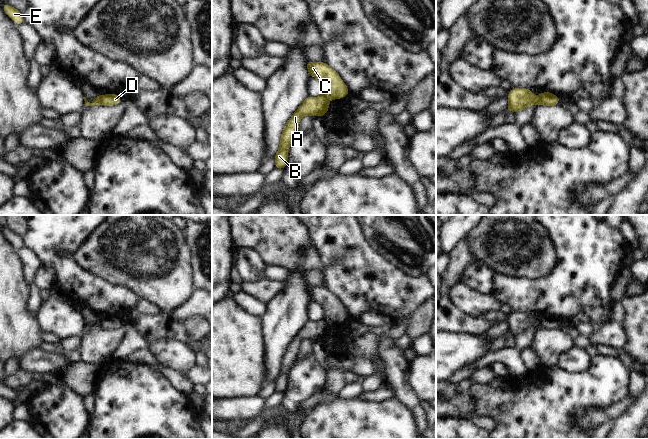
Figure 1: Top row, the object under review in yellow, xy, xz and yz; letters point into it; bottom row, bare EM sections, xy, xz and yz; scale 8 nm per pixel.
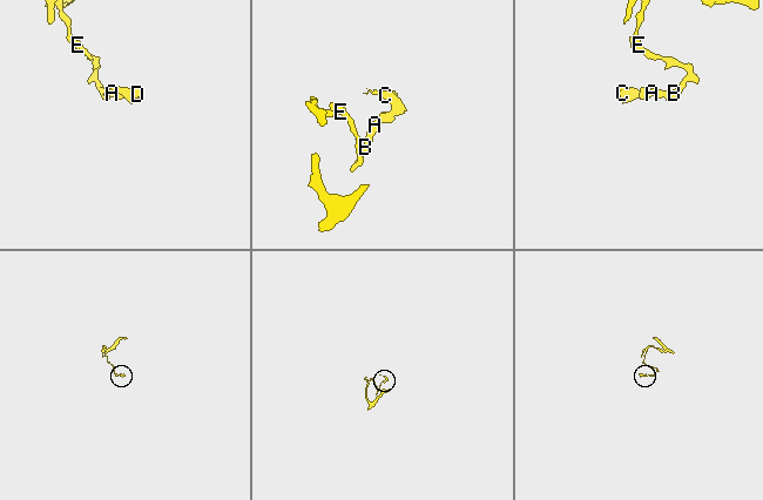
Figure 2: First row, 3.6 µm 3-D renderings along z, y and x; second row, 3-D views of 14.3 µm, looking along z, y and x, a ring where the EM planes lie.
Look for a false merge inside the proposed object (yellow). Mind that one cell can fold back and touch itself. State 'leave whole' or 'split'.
split

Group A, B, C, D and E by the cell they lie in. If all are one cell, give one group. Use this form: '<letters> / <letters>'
A B E / C D

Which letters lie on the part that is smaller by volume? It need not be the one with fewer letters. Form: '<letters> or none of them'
C, D

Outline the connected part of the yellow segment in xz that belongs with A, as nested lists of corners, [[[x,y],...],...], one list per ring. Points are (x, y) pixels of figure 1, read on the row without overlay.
[[[307,320],[301,330],[287,346],[282,356],[280,372],[275,379],[275,393],[284,393],[287,389],[288,372],[294,364],[301,341],[304,338],[310,340],[325,340],[329,331],[329,327],[325,320],[320,320],[317,322]]]

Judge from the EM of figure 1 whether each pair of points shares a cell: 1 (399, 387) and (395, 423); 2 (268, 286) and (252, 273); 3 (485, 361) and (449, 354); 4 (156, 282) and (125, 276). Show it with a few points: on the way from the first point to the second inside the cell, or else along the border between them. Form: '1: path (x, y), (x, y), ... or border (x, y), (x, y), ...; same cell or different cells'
1: border (393, 395), (412, 412), (413, 417); different cells
2: border (263, 276), (255, 280), (242, 282); different cells
3: border (498, 350), (492, 350), (465, 366); different cells
4: path (148, 276), (133, 276); same cell

